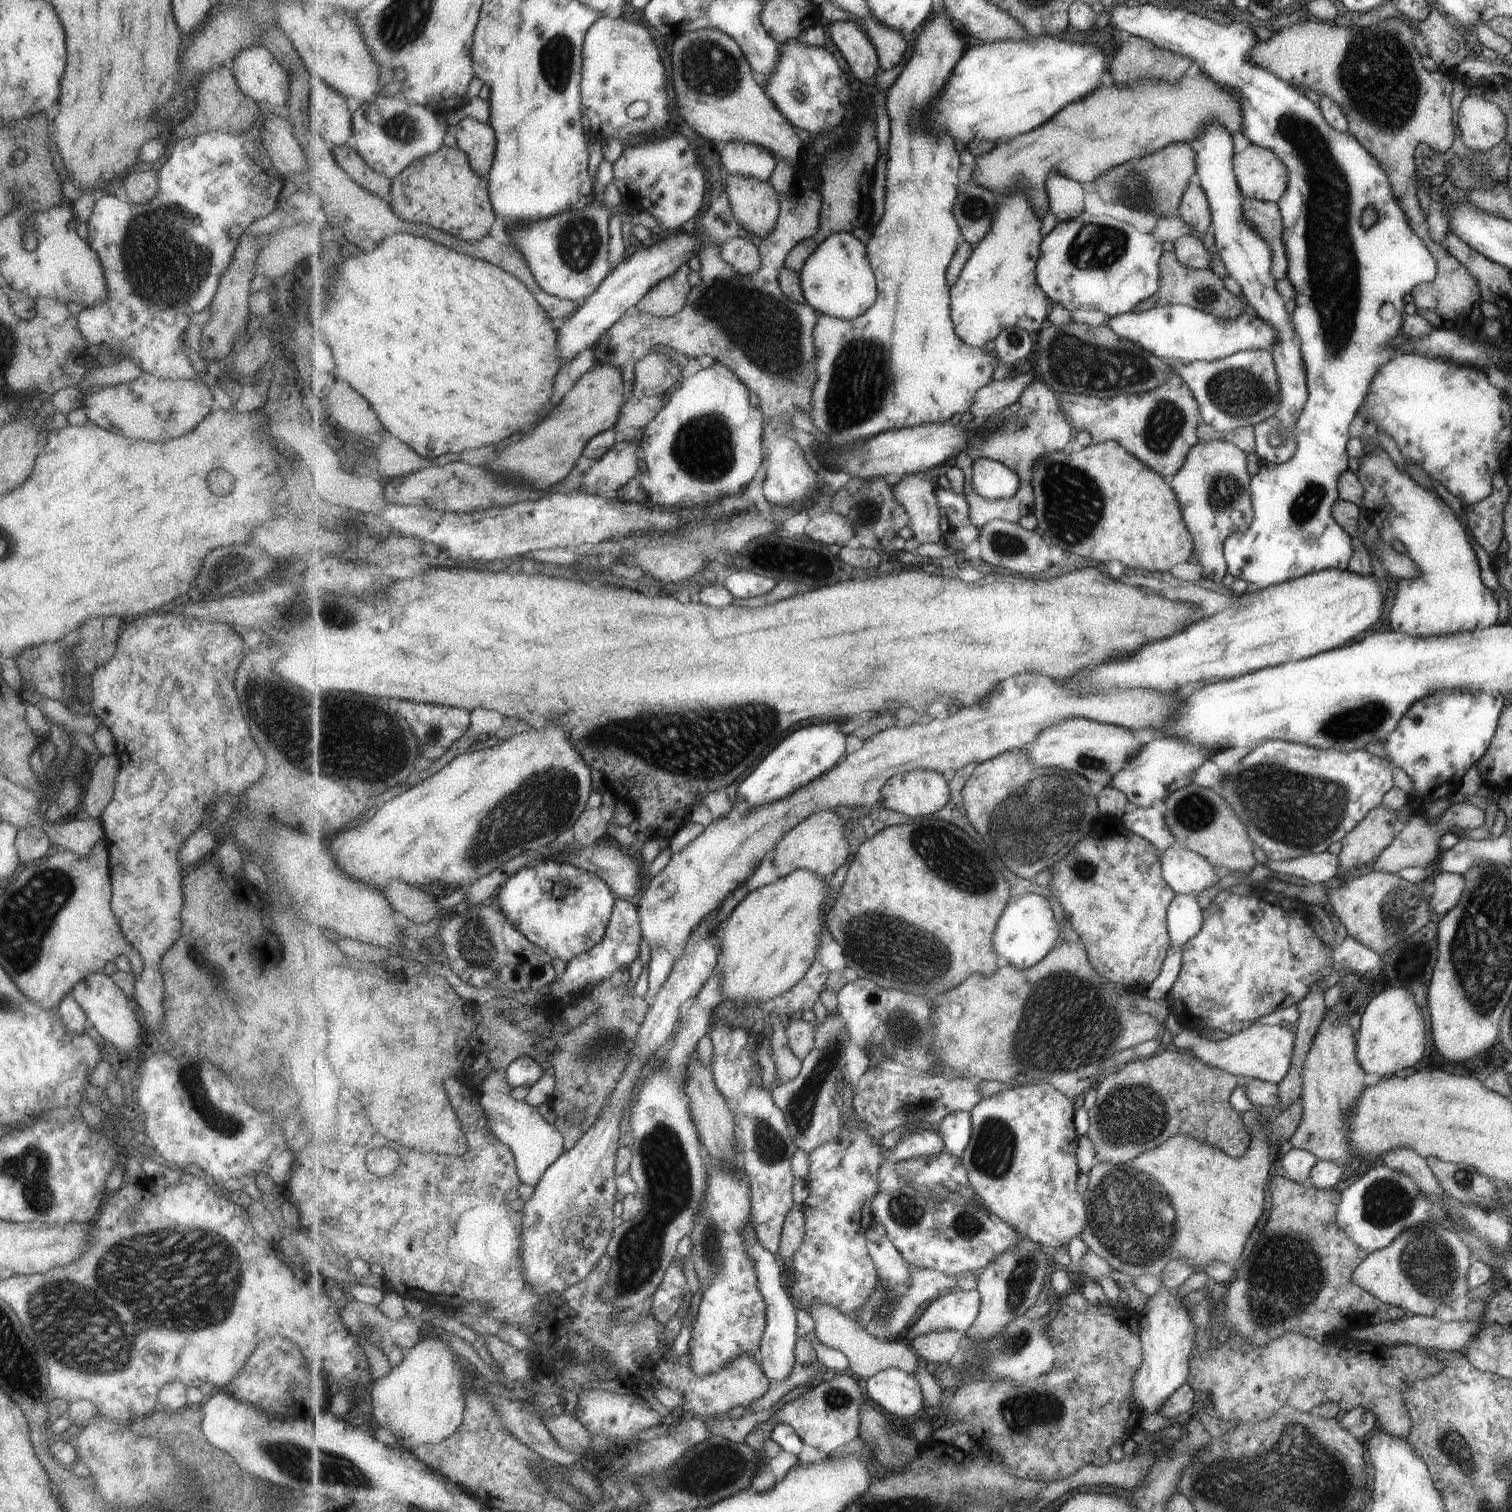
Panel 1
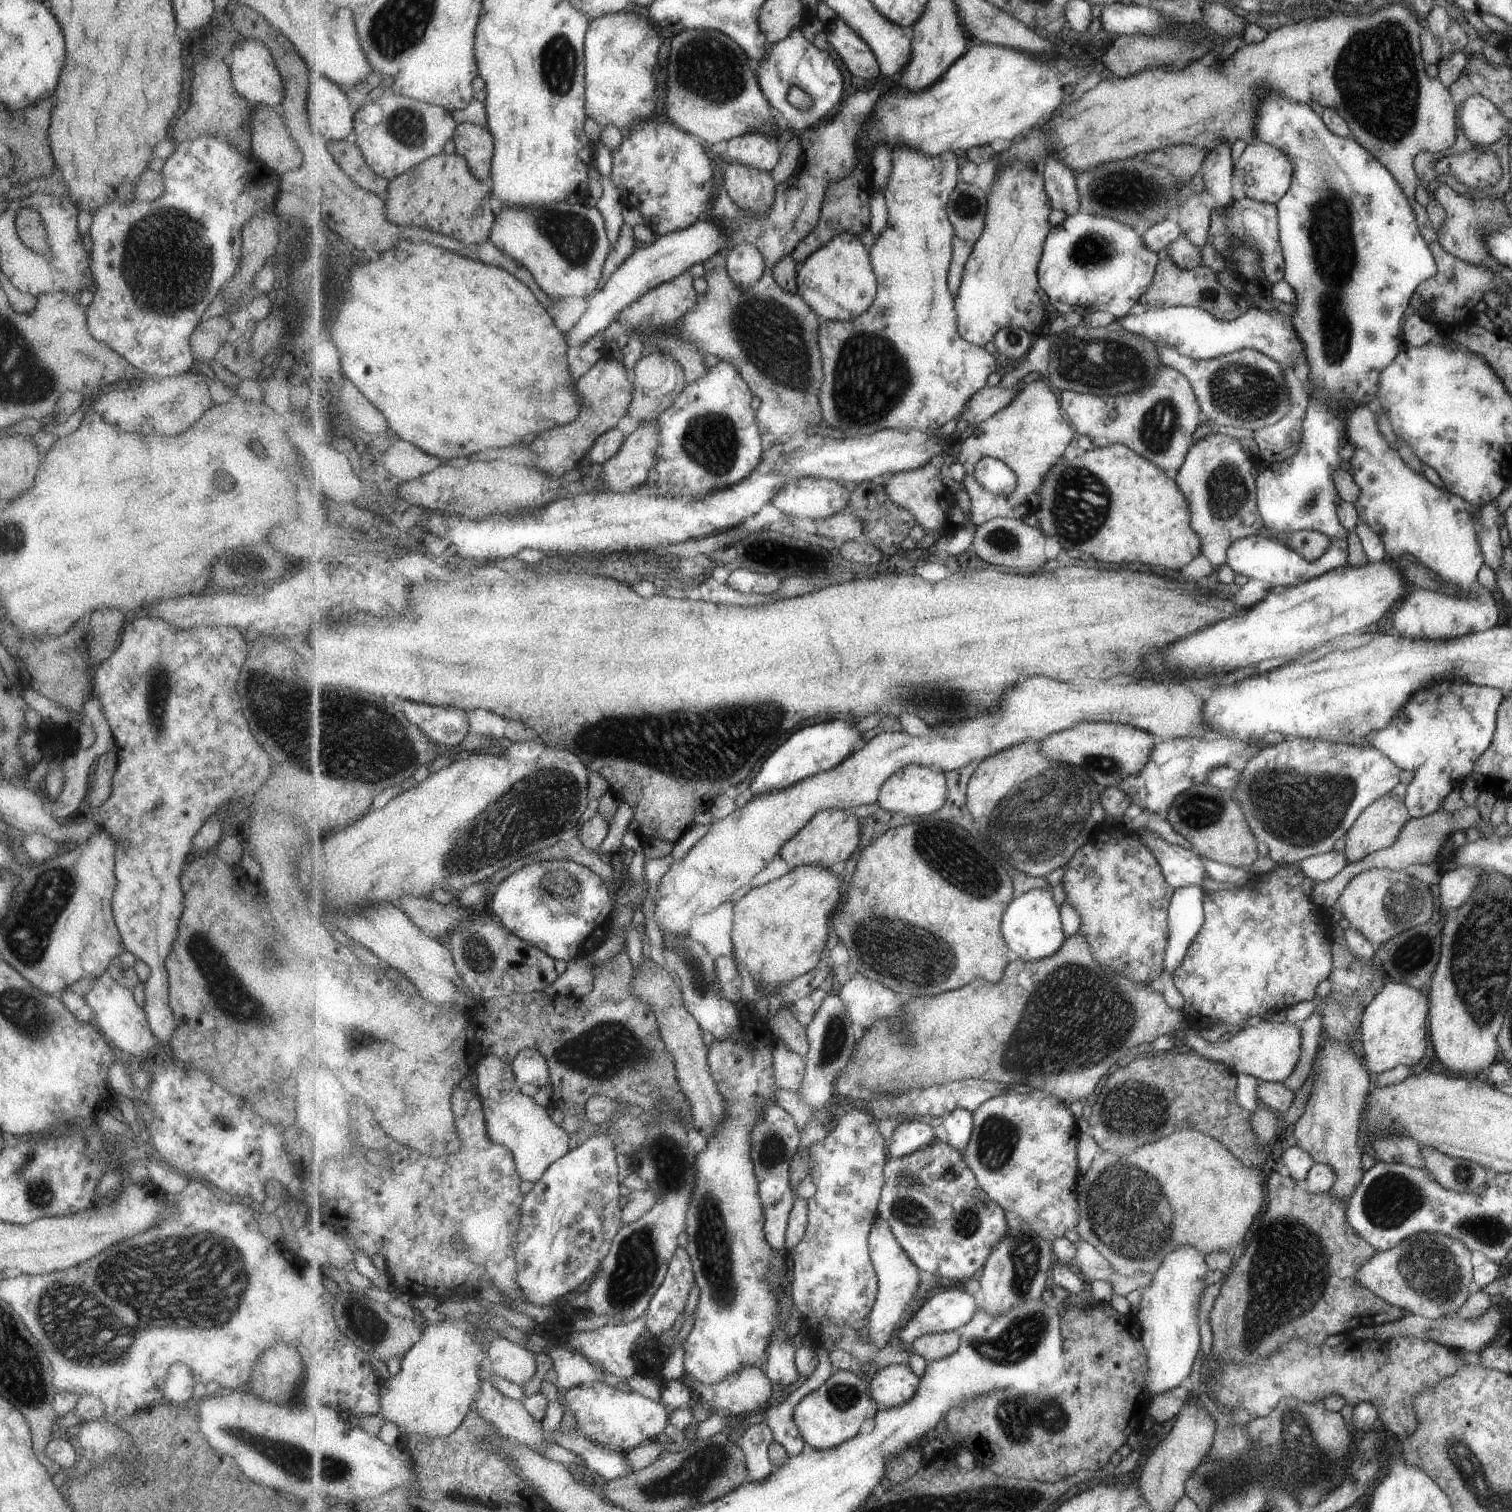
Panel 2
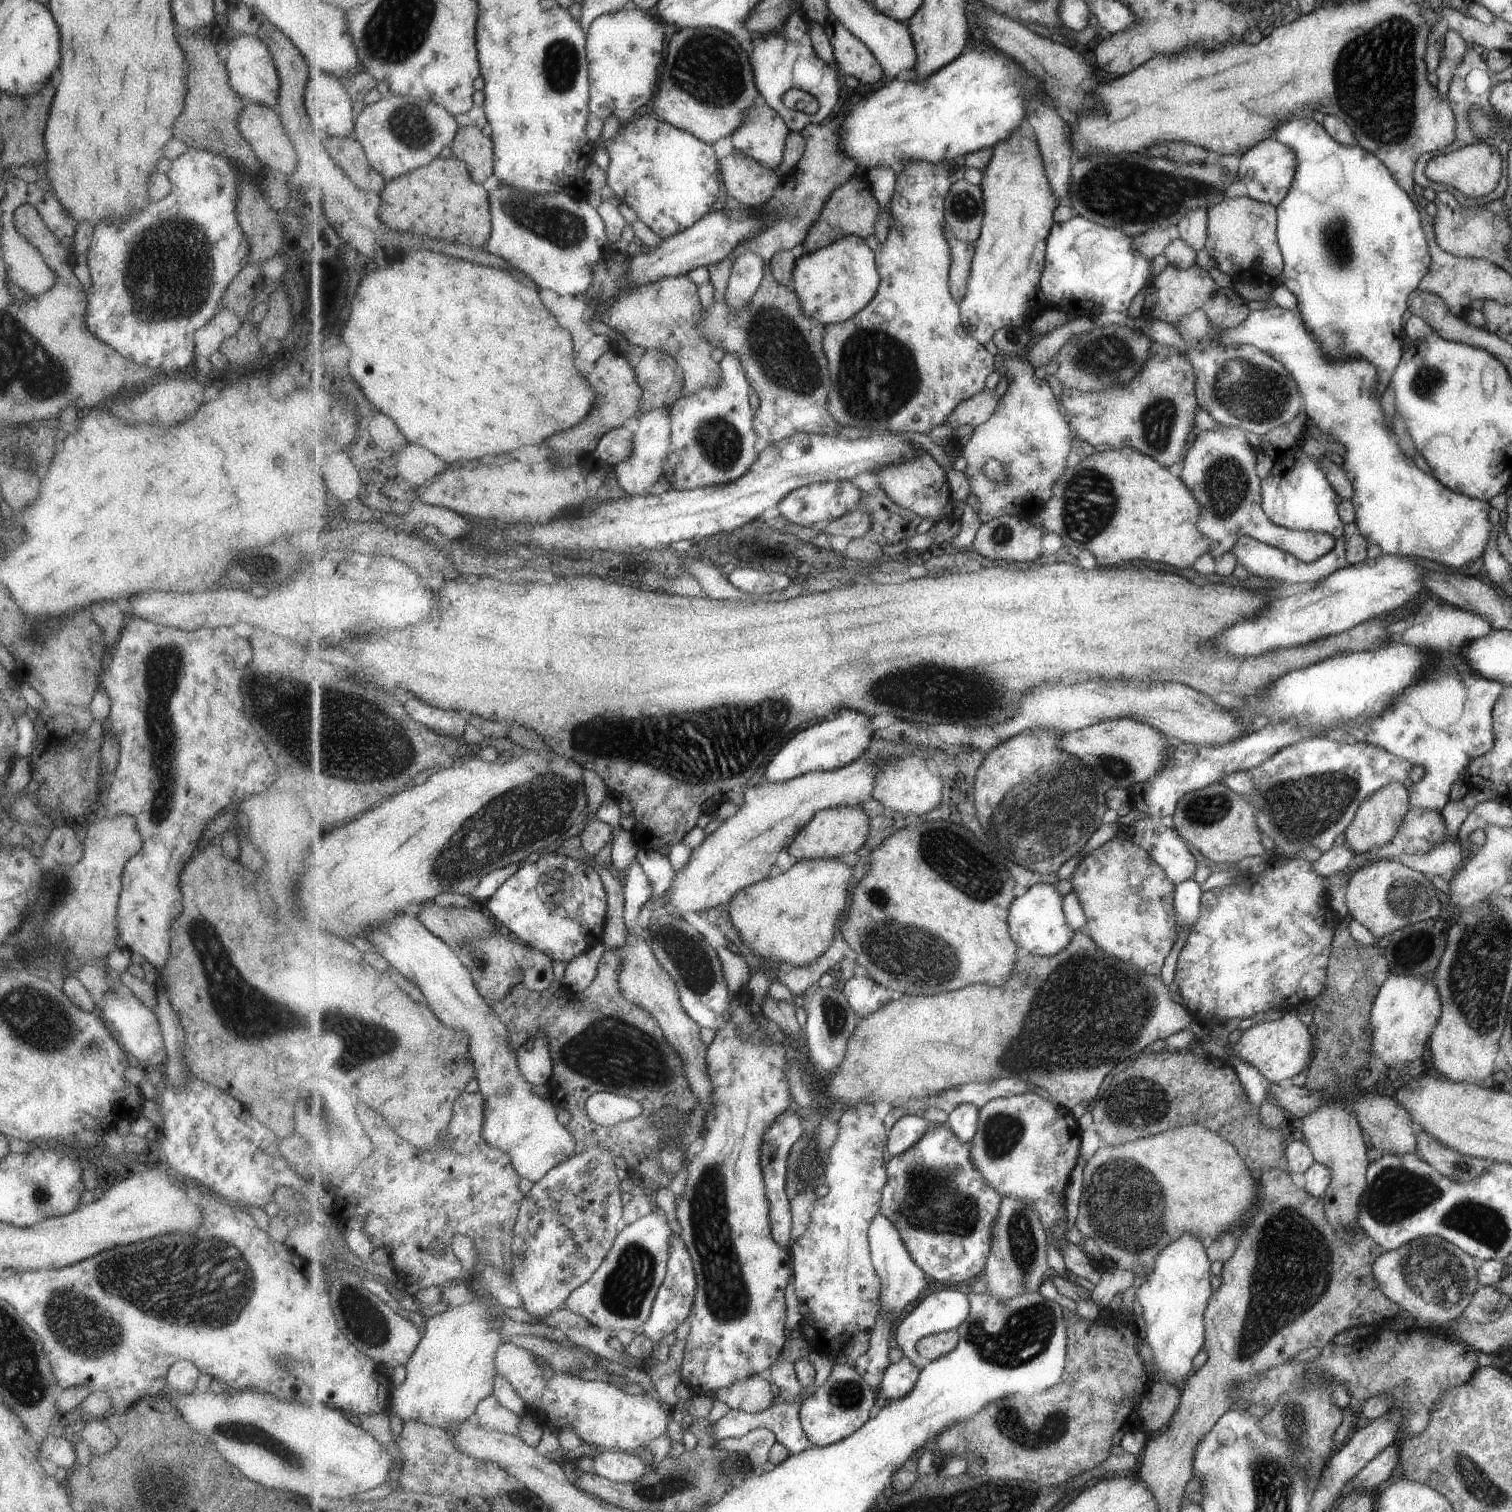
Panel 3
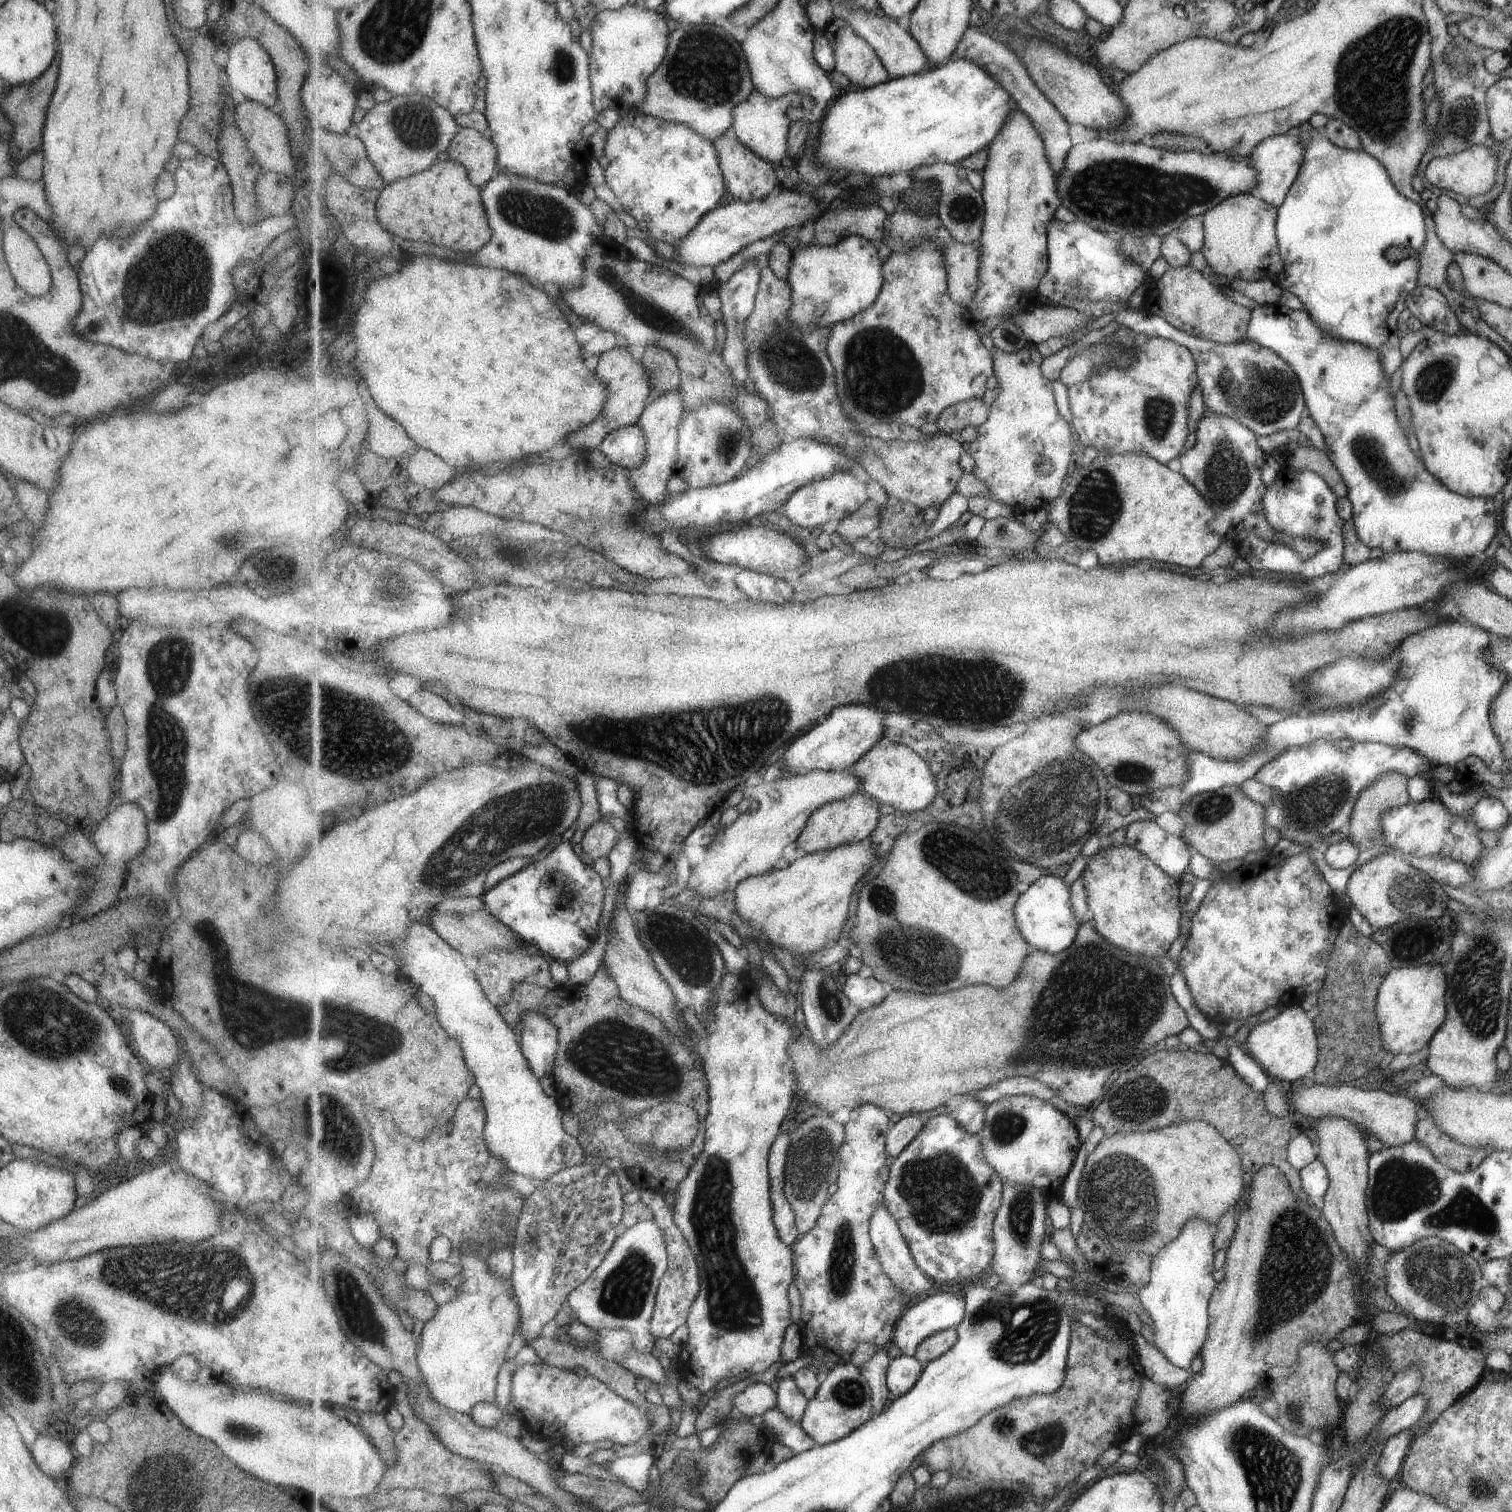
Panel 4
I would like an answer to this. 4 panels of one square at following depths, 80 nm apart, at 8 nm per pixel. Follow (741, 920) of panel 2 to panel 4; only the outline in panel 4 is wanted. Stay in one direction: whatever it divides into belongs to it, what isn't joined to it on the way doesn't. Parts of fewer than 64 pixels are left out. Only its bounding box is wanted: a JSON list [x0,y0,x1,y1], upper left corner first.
[735,836,878,957]

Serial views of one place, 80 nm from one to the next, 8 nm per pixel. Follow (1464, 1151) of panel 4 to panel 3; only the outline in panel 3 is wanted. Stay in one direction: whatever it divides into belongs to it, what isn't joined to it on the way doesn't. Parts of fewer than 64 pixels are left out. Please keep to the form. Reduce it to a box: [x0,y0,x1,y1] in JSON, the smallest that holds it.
[1415,1129,1492,1183]

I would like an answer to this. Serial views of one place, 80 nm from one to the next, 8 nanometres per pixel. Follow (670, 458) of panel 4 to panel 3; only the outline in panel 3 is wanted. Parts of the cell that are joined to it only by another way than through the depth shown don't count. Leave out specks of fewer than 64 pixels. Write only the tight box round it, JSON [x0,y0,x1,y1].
[616,408,672,495]

